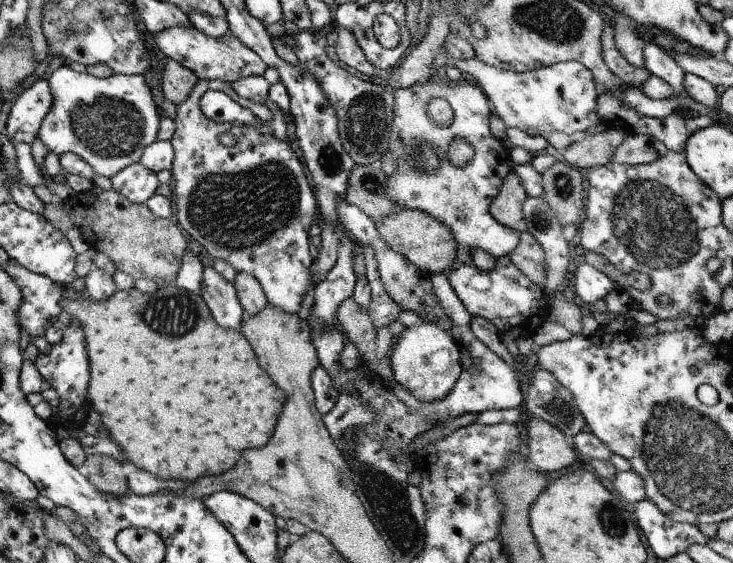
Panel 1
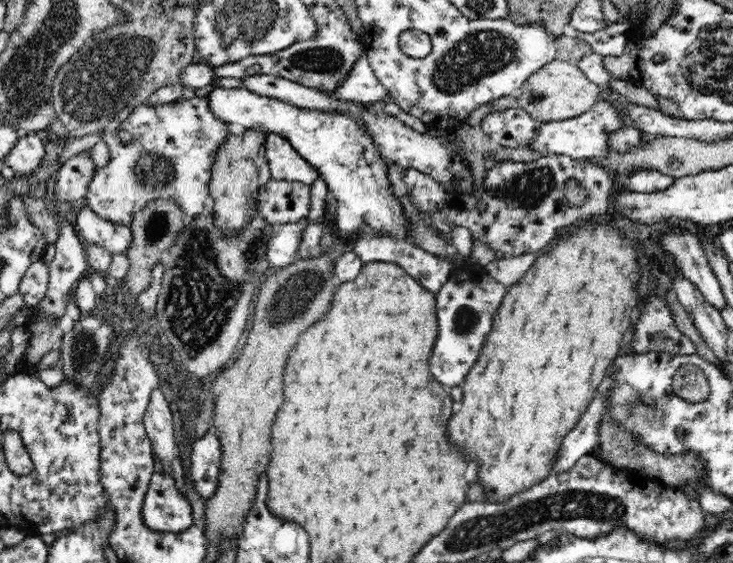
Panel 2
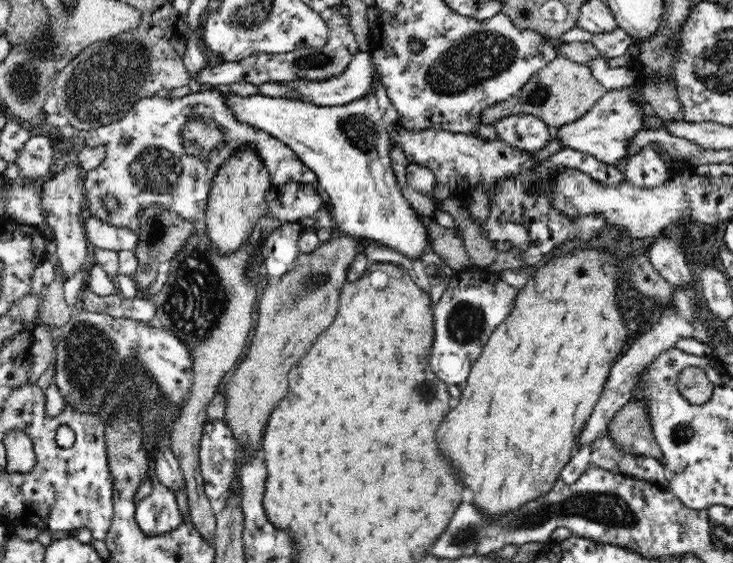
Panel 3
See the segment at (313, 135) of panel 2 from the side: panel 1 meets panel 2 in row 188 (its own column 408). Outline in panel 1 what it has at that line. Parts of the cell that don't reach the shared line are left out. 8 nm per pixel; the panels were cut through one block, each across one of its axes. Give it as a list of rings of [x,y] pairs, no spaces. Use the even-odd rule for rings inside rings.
[[[423,319],[420,325],[406,327],[395,338],[389,359],[396,383],[400,383],[418,400],[427,403],[446,397],[462,372],[458,342],[437,319],[434,321]]]

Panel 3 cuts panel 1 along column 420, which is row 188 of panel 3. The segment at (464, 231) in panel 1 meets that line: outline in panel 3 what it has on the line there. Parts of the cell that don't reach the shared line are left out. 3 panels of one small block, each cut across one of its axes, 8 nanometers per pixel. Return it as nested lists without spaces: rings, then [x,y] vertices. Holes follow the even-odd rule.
[[[215,88],[182,98],[148,95],[137,100],[118,122],[76,133],[88,148],[104,145],[106,149],[106,158],[96,168],[84,172],[85,206],[91,216],[133,231],[138,231],[143,210],[152,206],[173,210],[184,220],[204,220],[210,186],[218,168],[245,143],[263,160],[272,185],[317,183],[315,172],[289,146],[254,125],[234,119],[226,97]],[[106,195],[118,199],[116,212],[109,212],[101,203]]]

